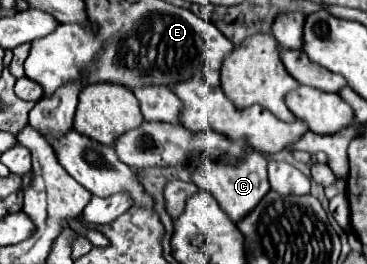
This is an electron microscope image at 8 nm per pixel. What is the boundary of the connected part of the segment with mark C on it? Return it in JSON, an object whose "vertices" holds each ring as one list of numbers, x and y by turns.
{"vertices":[[260,152,246,154,246,158,242,158,236,166,222,164,222,162,202,162,202,166,198,166,192,172,192,180,200,188,210,190,216,196,218,204,222,206,222,210,230,216,230,220,238,224,242,218,246,218,258,206,258,202,270,190,270,182,268,182,268,174,266,174,266,164,268,162,266,162,266,158]]}

